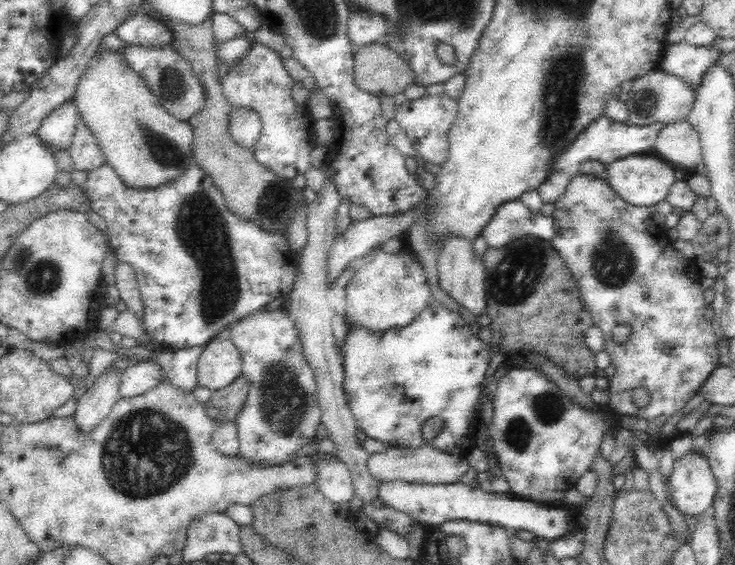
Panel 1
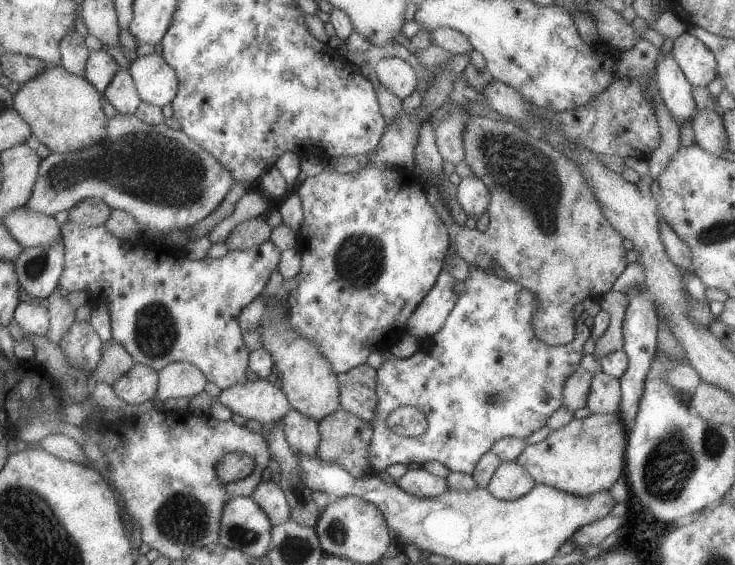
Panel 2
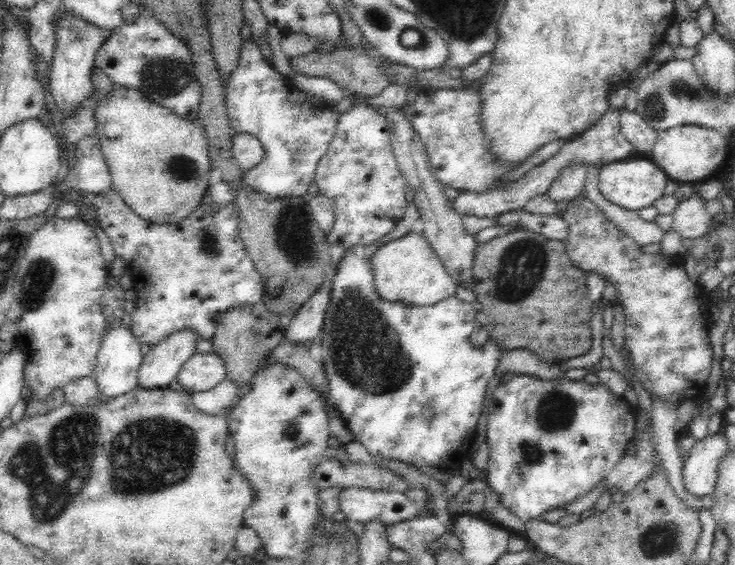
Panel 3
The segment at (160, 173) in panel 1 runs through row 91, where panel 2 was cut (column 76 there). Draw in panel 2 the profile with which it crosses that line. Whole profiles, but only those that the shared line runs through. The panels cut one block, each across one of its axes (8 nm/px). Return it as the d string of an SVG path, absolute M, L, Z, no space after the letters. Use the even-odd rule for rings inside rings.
M60 64L56 68L42 70L34 80L21 84L18 94L14 96L14 108L28 122L33 138L50 148L51 153L80 152L84 148L98 144L106 136L106 124L109 118L102 110L102 102L100 102L102 97L103 95L88 80L68 72Z

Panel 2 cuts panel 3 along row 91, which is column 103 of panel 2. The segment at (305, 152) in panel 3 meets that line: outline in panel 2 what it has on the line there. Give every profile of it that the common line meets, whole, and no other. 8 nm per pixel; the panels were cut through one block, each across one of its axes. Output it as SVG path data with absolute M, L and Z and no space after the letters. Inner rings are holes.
M66 222L61 226L62 241L64 241L64 270L58 278L58 284L68 290L68 292L83 291L88 295L89 300L93 303L105 303L110 315L111 333L113 339L124 346L132 355L135 363L140 363L154 370L159 371L171 362L186 361L200 368L207 376L207 380L214 382L221 389L229 389L236 384L246 384L246 372L249 369L249 351L244 341L242 341L243 332L238 325L238 316L240 312L248 306L258 295L270 280L270 276L274 270L279 269L281 259L281 250L271 240L263 242L258 247L252 247L245 251L229 251L222 258L211 258L209 256L200 260L190 260L182 251L181 246L173 246L152 242L148 239L143 239L139 242L128 242L128 240L120 240L116 238L109 230L106 230L105 225L97 227L84 226L75 222Z

